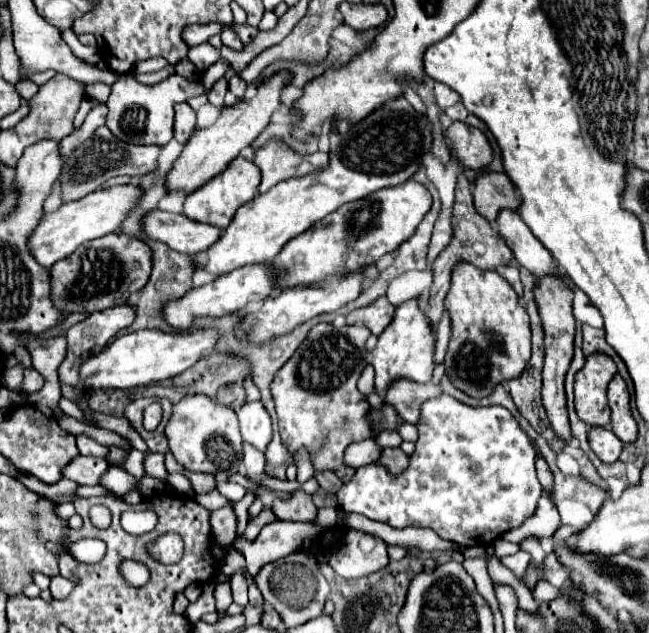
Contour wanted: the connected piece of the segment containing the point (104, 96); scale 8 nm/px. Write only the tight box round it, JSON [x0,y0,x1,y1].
[84,84,110,102]

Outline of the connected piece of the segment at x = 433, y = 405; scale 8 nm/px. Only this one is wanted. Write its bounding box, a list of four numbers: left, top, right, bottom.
[336,394,542,548]

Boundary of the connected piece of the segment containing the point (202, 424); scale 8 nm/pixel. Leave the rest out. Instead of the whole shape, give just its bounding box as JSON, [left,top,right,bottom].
[166,394,244,476]

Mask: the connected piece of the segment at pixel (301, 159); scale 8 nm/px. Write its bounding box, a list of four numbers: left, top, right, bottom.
[256,140,330,192]

